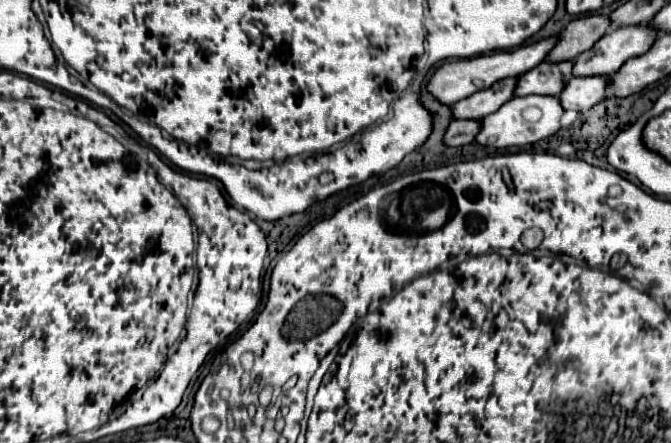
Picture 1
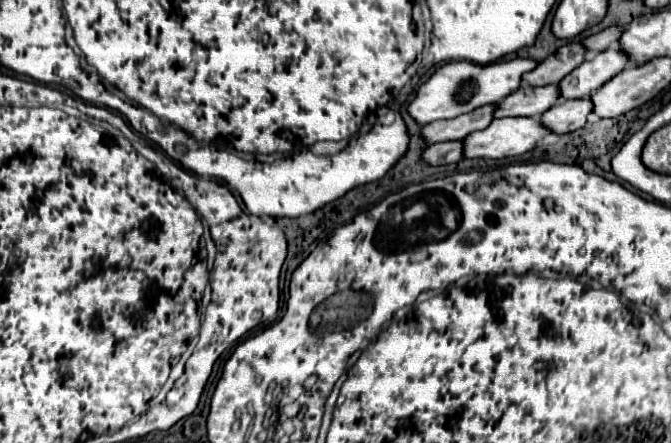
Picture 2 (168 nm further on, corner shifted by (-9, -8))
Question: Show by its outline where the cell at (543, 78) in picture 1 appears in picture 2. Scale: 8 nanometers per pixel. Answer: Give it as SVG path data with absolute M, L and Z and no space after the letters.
M523 84L519 90L497 102L495 118L515 118L515 116L535 116L539 118L545 110L549 110L559 100L557 86L541 86L531 88Z

